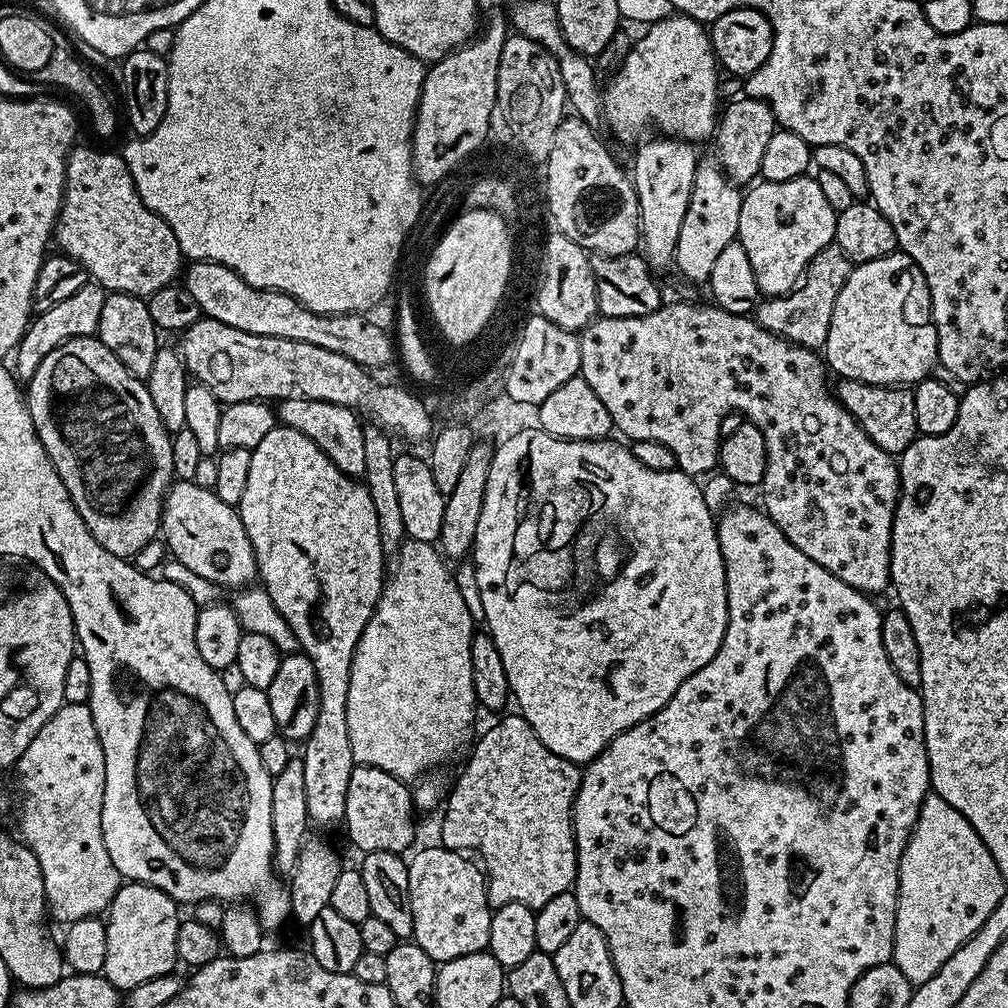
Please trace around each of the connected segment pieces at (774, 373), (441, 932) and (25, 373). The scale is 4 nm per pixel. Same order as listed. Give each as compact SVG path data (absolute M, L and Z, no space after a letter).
M668 302L661 303L658 310L654 310L645 316L631 316L630 318L614 318L613 316L600 316L592 321L591 324L579 333L580 337L580 370L578 375L584 379L590 386L590 390L594 390L594 394L598 394L598 398L602 398L602 406L606 406L606 410L610 414L615 431L621 432L622 435L628 436L629 441L633 440L653 440L654 442L662 442L664 446L674 454L676 459L676 468L684 472L687 476L695 476L697 478L703 477L705 474L711 473L718 464L718 453L720 450L720 423L726 414L731 412L738 412L744 417L749 424L756 424L758 430L762 430L762 434L766 438L766 454L768 455L768 475L766 477L766 489L768 488L768 505L766 511L770 519L777 524L782 530L782 534L786 534L786 538L794 546L798 546L798 550L802 550L802 554L806 554L806 558L810 558L814 562L818 562L818 566L822 566L826 570L830 570L830 574L834 574L838 578L842 578L842 582L846 582L852 588L857 588L859 592L865 594L876 594L872 592L880 592L885 587L889 587L892 571L890 570L890 562L892 561L892 527L894 526L894 514L896 513L896 501L900 498L900 470L897 461L894 459L893 453L887 452L879 448L870 437L866 434L866 430L862 430L862 426L857 420L850 415L845 408L840 407L835 395L830 391L830 384L828 388L828 376L826 371L825 361L822 359L819 351L811 348L803 348L800 344L792 344L791 341L785 340L782 336L776 336L770 330L766 330L758 323L751 315L745 314L739 316L733 312L727 312L725 308L717 308L711 303L708 304L668 304Z
M443 846L435 847L424 848L413 860L407 861L410 878L410 910L414 918L412 927L414 943L422 946L422 950L426 950L426 954L430 954L430 958L437 962L483 952L490 942L490 922L494 911L492 905L488 903L485 869L475 859L467 860L464 857L467 855L463 851Z
M89 282L82 286L82 290L74 290L74 294L70 294L70 298L65 298L48 311L41 311L29 323L27 330L24 332L24 337L20 339L20 345L16 347L14 375L17 381L27 382L34 374L34 370L38 370L42 358L46 358L46 354L50 354L50 350L62 346L62 342L66 342L70 338L96 336L100 331L102 302L105 295L106 289L101 284Z

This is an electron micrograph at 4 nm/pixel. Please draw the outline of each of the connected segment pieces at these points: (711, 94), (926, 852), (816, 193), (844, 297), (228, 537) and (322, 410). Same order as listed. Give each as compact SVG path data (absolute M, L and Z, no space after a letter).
M670 14L657 24L647 25L641 40L637 39L632 46L632 52L620 68L611 73L612 81L602 92L604 101L603 123L624 144L635 145L645 135L644 127L652 123L661 128L663 135L677 140L697 142L713 135L718 127L718 107L716 99L720 96L720 88L716 85L718 61L712 53L710 32L701 21L683 14Z
M929 794L922 802L916 825L912 831L912 837L908 839L908 845L904 847L904 853L900 859L900 897L896 903L896 933L894 934L894 946L892 947L892 960L898 966L898 970L902 970L902 974L906 974L906 978L914 986L934 977L939 973L939 968L942 964L971 938L982 926L986 918L990 918L990 910L994 910L994 906L998 906L998 902L1002 902L1005 894L1006 881L998 870L998 862L994 862L986 842L982 842L982 838L978 838L974 826L970 826L970 822L966 822L966 818L962 818L962 814L958 810L954 810L954 806L947 804L941 796Z
M808 174L799 176L798 178L790 178L790 182L770 182L769 180L756 182L753 183L747 191L743 193L744 201L742 202L742 214L738 214L738 243L743 246L746 250L747 256L750 258L750 267L754 270L754 278L758 282L761 293L768 298L784 296L799 284L800 277L804 275L804 271L810 262L810 258L814 258L814 254L818 254L818 250L822 250L828 244L835 241L836 211L830 206L830 202L826 202L826 198L822 195L822 186L818 186L816 179Z
M899 250L891 252L886 258L874 258L874 262L866 262L865 264L857 264L852 269L850 278L846 278L846 286L842 286L842 290L838 294L838 302L834 302L834 318L830 318L830 334L826 334L826 342L822 349L823 359L826 361L827 367L833 373L837 372L837 377L845 380L857 380L863 384L887 384L889 386L915 386L921 380L925 380L930 373L937 367L938 357L938 334L936 327L932 323L932 299L930 298L930 290L926 278L922 274L919 266L912 259Z
M176 480L164 493L164 513L160 519L160 527L171 559L186 566L186 570L194 570L198 578L206 578L206 582L221 589L240 588L257 579L256 555L246 534L246 526L242 526L240 521L239 511L233 505L222 502L222 498L218 498L211 487L203 488L196 480Z
M290 398L281 400L278 404L278 416L287 427L306 434L324 451L326 458L338 466L350 477L363 477L366 470L366 442L364 441L365 425L361 417L346 406L338 406L334 402L318 402L317 400L303 400Z

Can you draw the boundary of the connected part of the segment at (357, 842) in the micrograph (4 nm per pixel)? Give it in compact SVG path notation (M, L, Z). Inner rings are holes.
M365 764L353 768L350 786L346 790L346 806L342 828L348 831L348 840L360 851L407 853L416 836L416 816L412 788L386 770L371 768Z

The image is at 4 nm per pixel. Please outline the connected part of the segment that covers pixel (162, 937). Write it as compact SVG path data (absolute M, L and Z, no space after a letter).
M121 883L106 913L106 962L103 976L115 988L131 990L159 976L169 975L178 964L176 943L182 921L175 900L149 884Z

